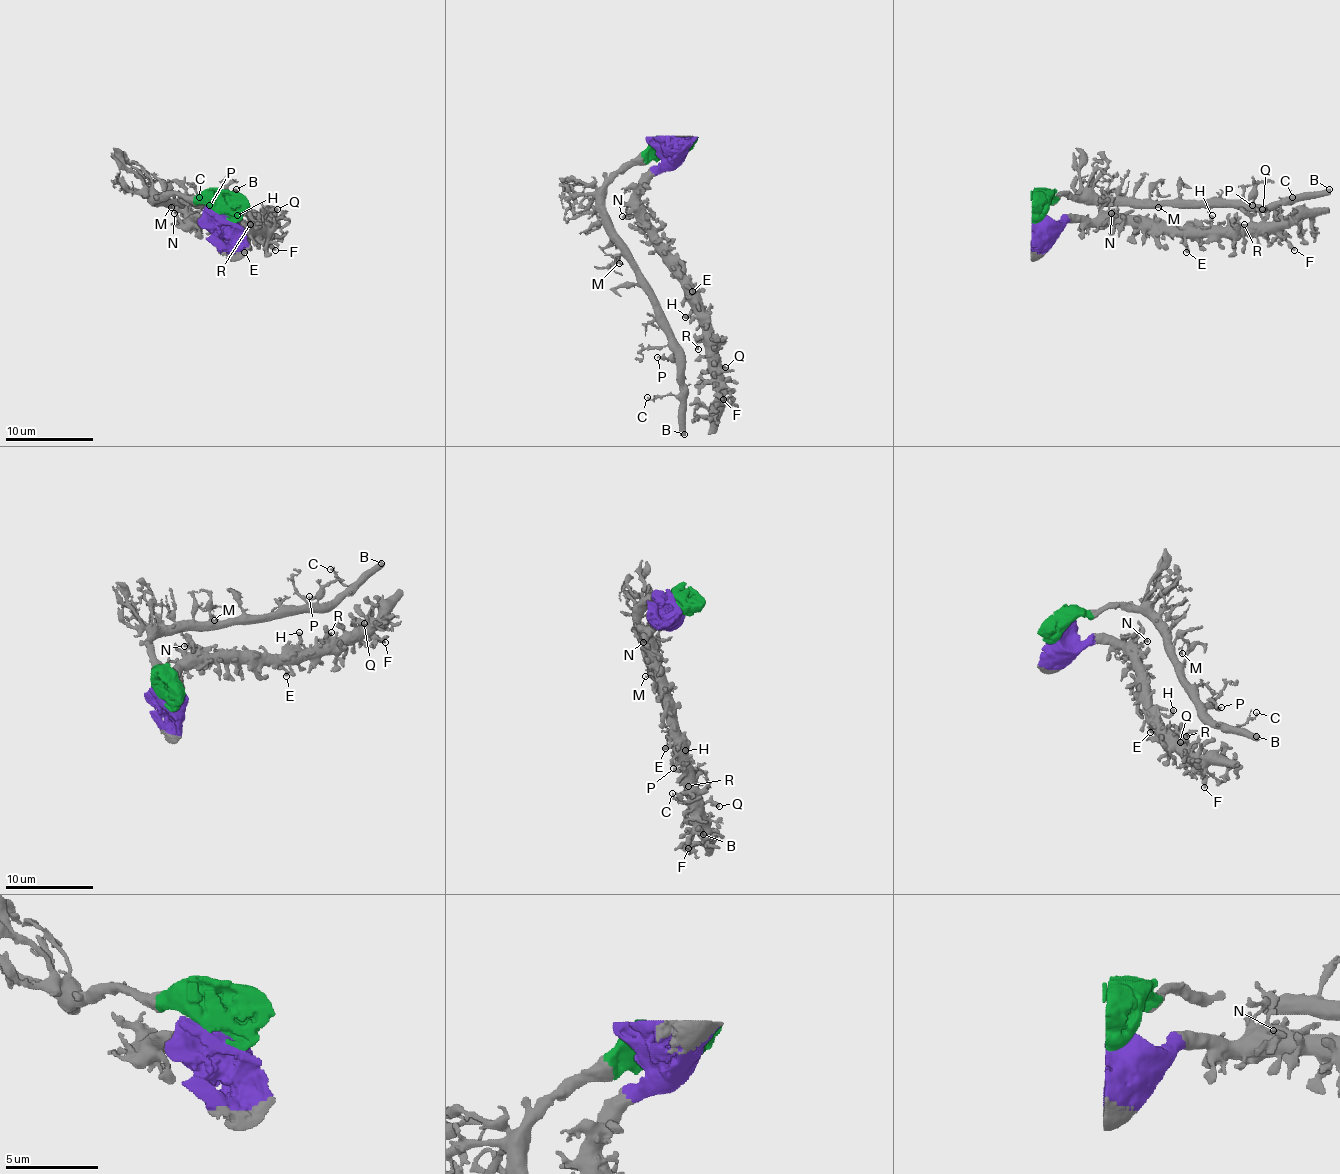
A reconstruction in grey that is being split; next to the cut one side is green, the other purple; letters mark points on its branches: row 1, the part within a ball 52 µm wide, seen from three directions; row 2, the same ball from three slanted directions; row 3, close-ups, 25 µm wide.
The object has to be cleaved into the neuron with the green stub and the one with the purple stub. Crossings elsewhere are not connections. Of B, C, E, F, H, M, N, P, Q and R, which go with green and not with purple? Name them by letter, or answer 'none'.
B, C, M, P

